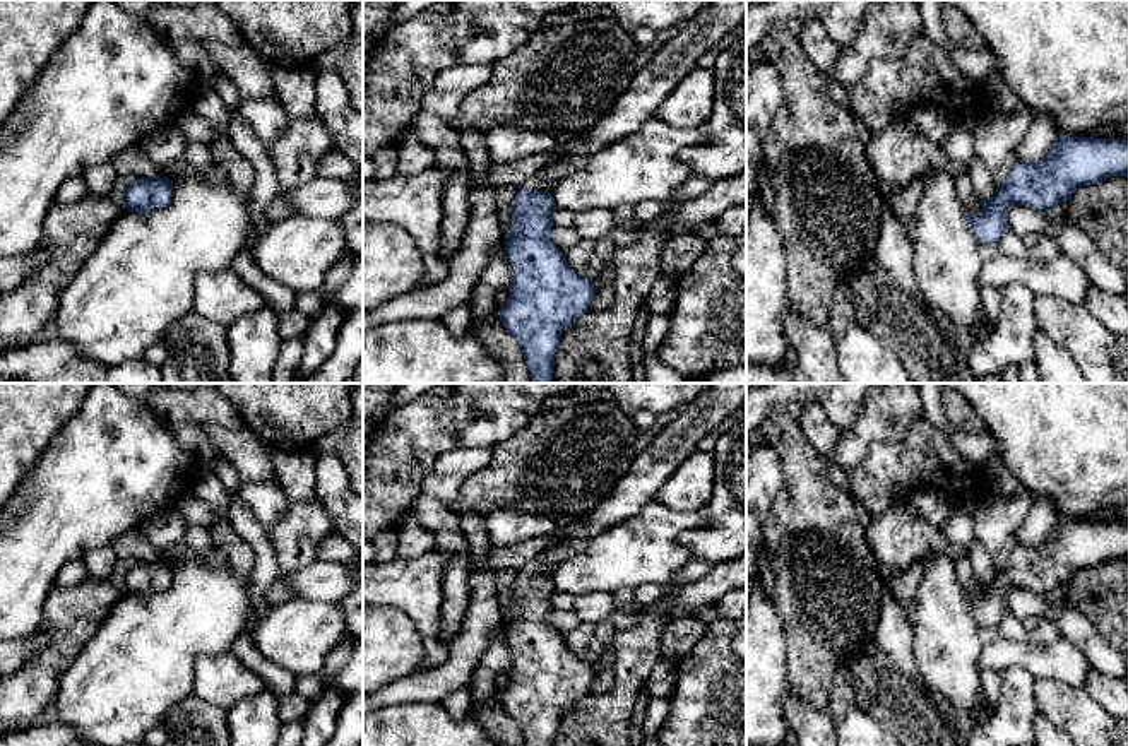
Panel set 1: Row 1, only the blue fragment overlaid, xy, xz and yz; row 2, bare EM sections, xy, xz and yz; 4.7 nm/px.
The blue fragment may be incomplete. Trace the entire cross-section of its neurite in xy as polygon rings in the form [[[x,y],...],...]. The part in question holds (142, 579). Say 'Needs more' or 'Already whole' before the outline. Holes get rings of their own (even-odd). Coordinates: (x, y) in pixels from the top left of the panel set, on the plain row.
Already whole. [[[161,558],[147,563],[134,563],[125,575],[127,594],[147,599],[151,594],[164,592],[173,580],[173,566]]]

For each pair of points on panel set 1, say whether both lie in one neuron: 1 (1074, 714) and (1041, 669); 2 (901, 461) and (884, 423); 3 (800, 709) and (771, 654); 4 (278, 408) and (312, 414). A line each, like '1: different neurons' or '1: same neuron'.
1: different neurons
2: different neurons
3: different neurons
4: same neuron

